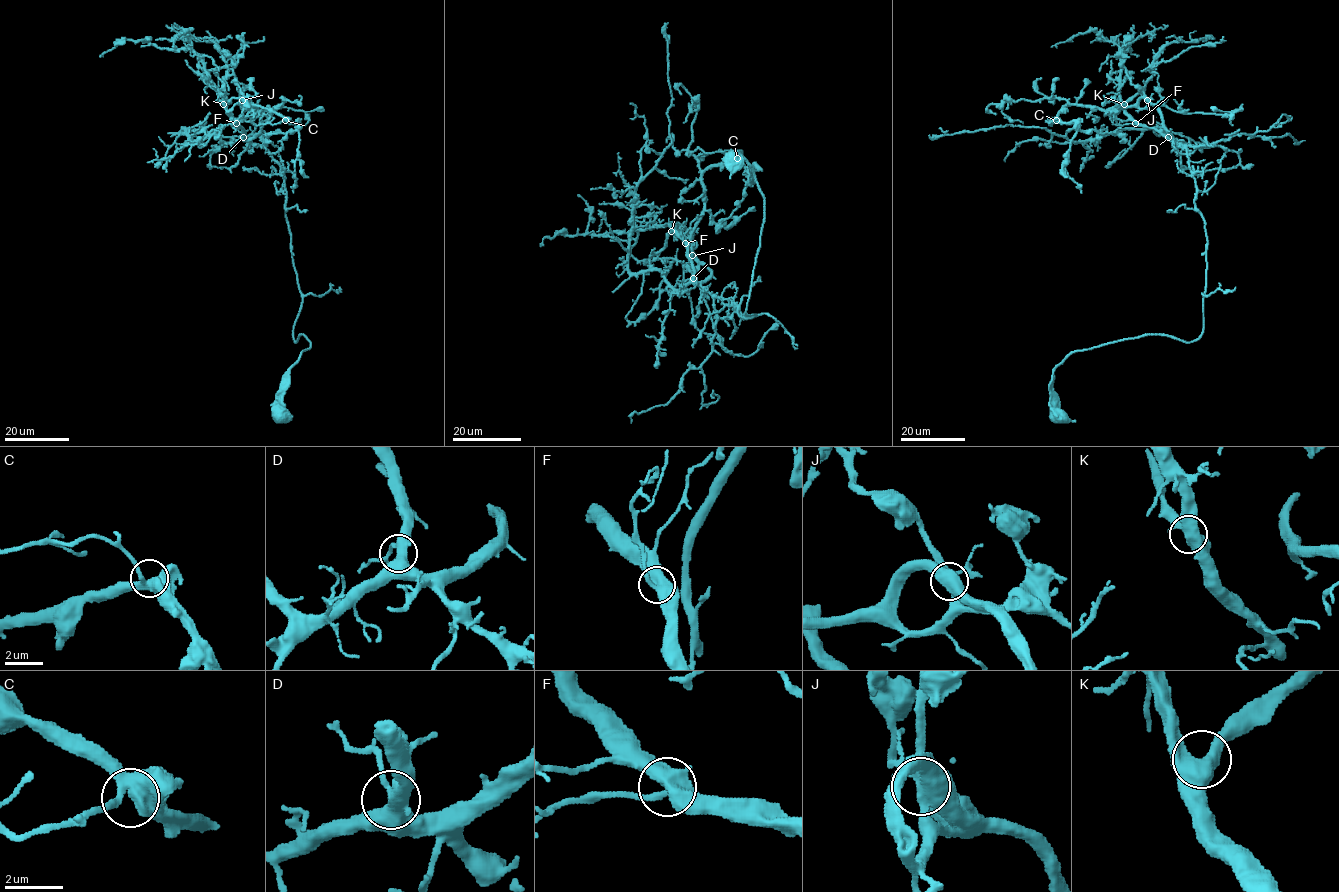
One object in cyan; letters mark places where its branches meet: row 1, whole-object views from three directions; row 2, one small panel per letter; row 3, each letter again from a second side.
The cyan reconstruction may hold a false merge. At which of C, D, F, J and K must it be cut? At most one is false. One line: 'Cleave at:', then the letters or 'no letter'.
Cleave at: no letter

